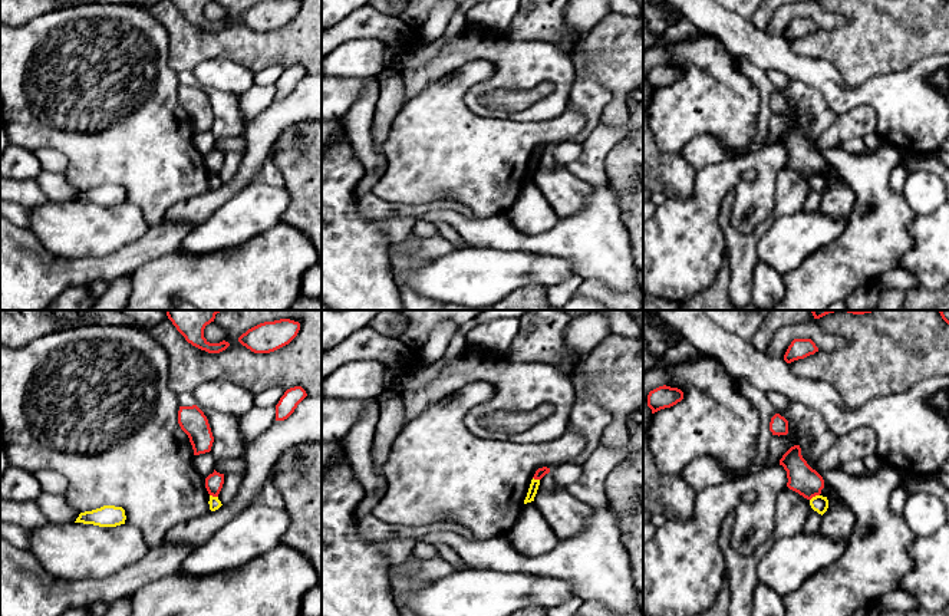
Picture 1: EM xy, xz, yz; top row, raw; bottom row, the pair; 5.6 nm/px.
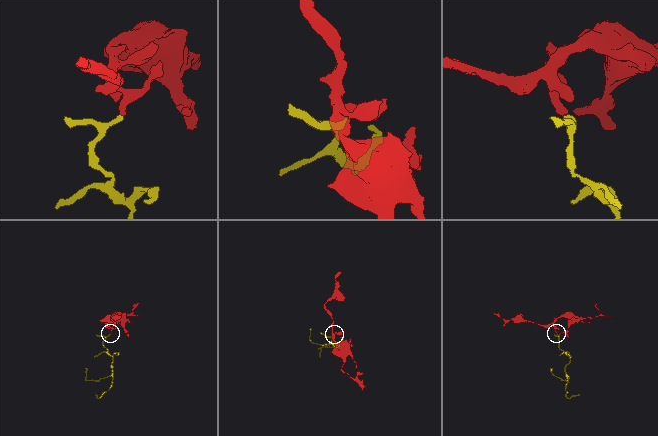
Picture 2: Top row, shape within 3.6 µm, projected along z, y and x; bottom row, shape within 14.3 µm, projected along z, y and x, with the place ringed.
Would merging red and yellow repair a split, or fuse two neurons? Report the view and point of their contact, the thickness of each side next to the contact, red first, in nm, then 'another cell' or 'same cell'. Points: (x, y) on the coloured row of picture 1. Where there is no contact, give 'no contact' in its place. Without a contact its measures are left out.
contact yz (814, 496); calibres 160 and 90 nm; another cell

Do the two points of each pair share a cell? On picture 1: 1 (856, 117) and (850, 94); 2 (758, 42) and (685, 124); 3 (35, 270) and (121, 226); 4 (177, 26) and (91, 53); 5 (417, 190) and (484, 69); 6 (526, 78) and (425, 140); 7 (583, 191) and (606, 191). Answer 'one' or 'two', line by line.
1: two
2: two
3: two
4: two
5: one
6: two
7: two

